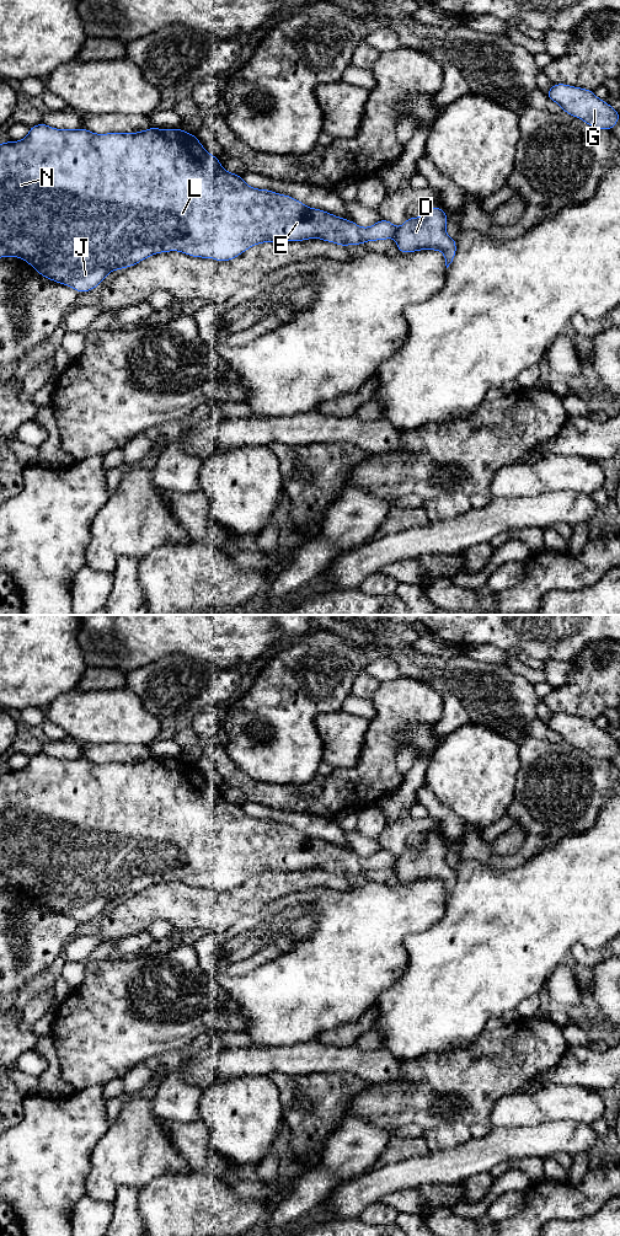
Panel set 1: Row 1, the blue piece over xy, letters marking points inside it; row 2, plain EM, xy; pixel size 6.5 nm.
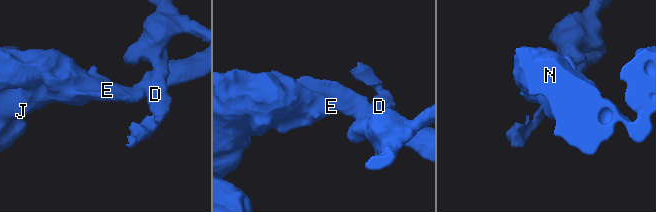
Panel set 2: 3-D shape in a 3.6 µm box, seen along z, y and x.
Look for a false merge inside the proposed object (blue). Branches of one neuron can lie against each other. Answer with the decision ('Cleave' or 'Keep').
Cleave

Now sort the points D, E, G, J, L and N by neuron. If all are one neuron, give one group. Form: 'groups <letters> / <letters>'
groups D G / E J L N

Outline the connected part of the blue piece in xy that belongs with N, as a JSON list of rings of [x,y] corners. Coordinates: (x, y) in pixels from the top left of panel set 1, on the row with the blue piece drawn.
[[[44,123],[30,127],[25,139],[9,140],[0,144],[0,258],[18,257],[28,262],[37,273],[44,278],[71,287],[78,293],[91,291],[98,287],[106,275],[113,271],[129,268],[145,258],[161,252],[178,251],[191,257],[213,258],[226,262],[236,258],[250,247],[263,242],[306,241],[321,239],[347,247],[348,245],[362,245],[367,241],[379,241],[395,237],[396,226],[386,219],[376,221],[369,228],[362,228],[352,220],[330,214],[317,208],[309,208],[300,200],[279,194],[271,189],[258,189],[245,183],[241,175],[228,172],[219,159],[209,154],[196,134],[177,129],[149,128],[137,133],[105,133],[96,134],[85,128],[57,129]]]

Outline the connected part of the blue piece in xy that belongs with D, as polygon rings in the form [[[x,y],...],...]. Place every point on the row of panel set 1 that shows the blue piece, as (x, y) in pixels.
[[[438,207],[429,208],[418,218],[408,216],[395,234],[399,252],[442,251],[448,268],[456,255],[456,241],[445,231],[448,221],[445,210]]]

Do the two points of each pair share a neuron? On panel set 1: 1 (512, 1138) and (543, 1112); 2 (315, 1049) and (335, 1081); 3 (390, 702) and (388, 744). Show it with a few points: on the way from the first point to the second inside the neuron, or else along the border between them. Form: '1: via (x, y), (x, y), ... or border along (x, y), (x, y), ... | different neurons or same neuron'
1: border along (555, 1121), (530, 1125), (497, 1125) | different neurons
2: border along (302, 1075), (311, 1073), (352, 1073), (358, 1077) | different neurons
3: via (390, 712), (388, 734) | same neuron

